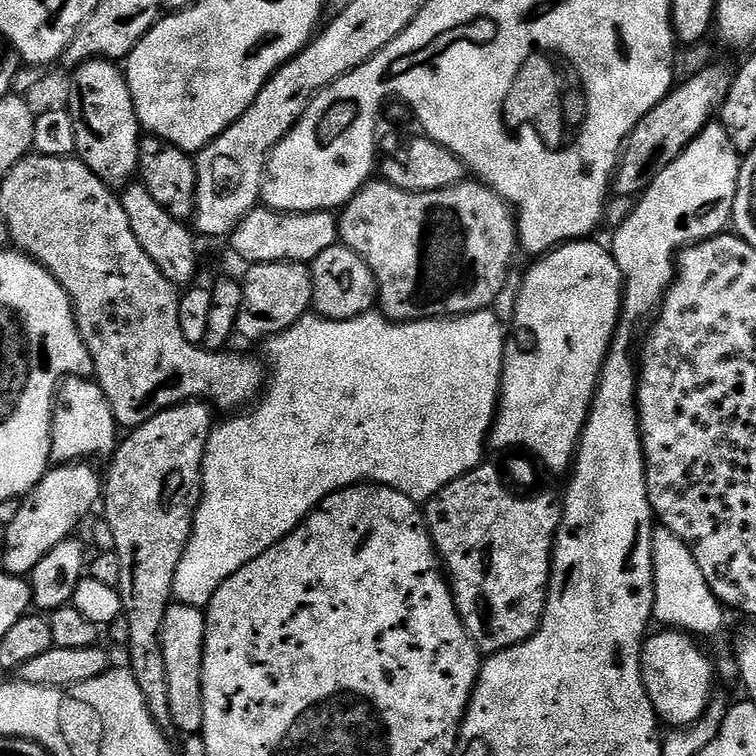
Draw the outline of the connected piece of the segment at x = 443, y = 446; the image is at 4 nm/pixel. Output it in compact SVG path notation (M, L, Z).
M376 310L349 320L328 320L324 316L309 314L282 334L272 337L266 344L268 348L266 364L270 369L270 375L267 377L266 387L258 403L225 419L228 420L225 424L217 423L208 439L204 451L204 482L200 507L196 510L196 520L192 523L192 536L182 554L182 562L178 562L178 570L174 574L173 597L186 606L207 609L218 586L222 586L226 578L230 578L235 572L242 570L246 562L258 558L258 554L270 550L270 546L286 538L327 496L341 492L343 488L365 482L384 484L387 488L406 494L406 498L410 498L415 504L424 506L442 489L450 486L450 482L462 478L467 472L473 472L485 459L484 444L486 448L492 426L496 422L500 402L500 379L504 373L505 343L505 325L500 323L495 311L492 310L469 312L466 316L455 318L403 322L390 320Z

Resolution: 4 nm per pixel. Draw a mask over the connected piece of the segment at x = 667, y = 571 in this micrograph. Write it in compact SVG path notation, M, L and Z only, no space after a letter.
M660 526L652 533L652 569L654 570L654 606L652 619L668 630L687 632L693 637L712 636L724 628L726 609L710 590L694 554L668 528Z

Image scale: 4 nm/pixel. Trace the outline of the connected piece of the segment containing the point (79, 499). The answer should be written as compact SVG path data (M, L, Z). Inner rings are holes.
M88 462L61 464L49 467L43 478L20 500L14 522L3 529L3 571L21 578L31 577L34 566L58 546L58 542L69 539L72 532L92 512L92 507L102 500L102 476Z

